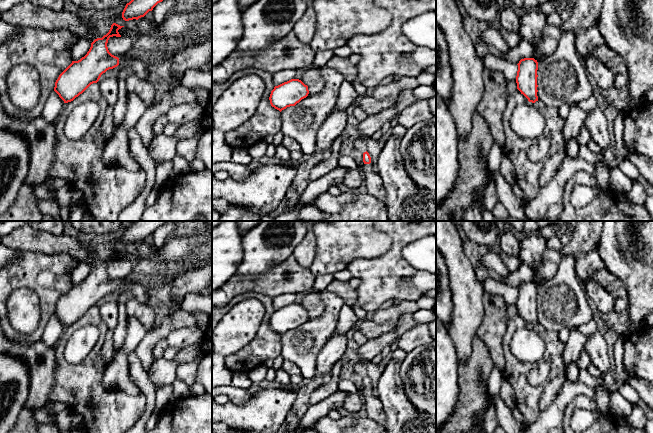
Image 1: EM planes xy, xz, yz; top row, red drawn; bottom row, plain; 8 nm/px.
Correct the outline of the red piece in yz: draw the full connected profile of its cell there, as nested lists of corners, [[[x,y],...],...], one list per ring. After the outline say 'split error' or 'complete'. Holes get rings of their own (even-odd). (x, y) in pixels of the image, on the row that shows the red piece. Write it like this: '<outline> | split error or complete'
[[[524,58],[521,59],[517,65],[517,89],[528,99],[529,102],[535,103],[538,101],[538,62],[534,58]]] | complete

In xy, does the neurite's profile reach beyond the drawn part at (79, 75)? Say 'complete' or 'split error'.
split error

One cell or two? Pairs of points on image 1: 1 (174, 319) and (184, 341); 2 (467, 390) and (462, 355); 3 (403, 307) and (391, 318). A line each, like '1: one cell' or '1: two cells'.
1: two cells
2: two cells
3: one cell

